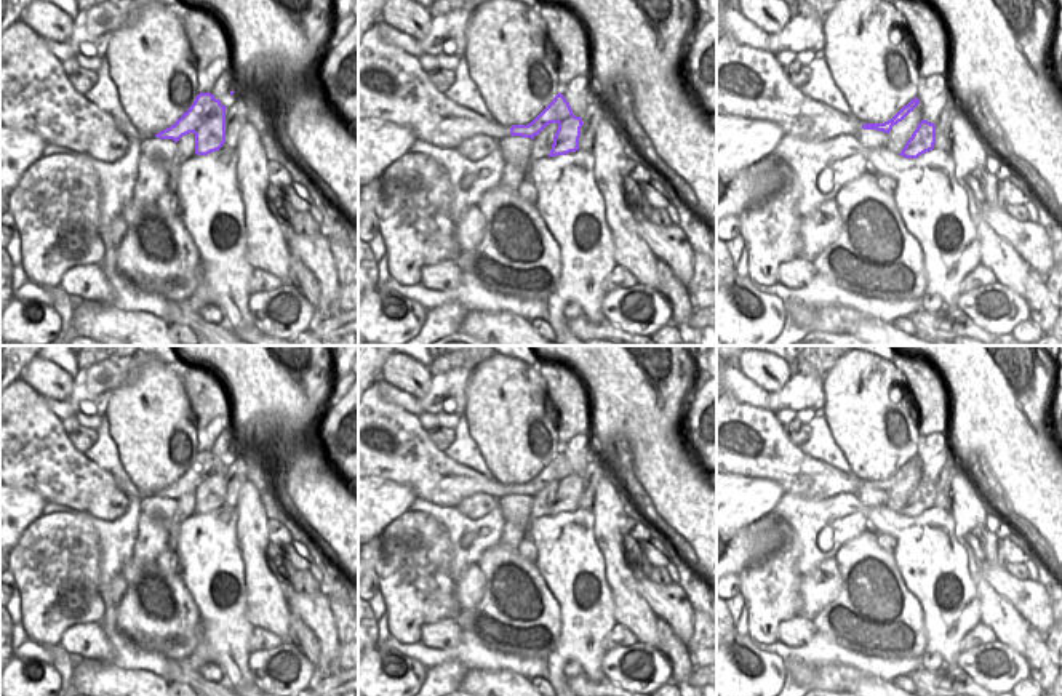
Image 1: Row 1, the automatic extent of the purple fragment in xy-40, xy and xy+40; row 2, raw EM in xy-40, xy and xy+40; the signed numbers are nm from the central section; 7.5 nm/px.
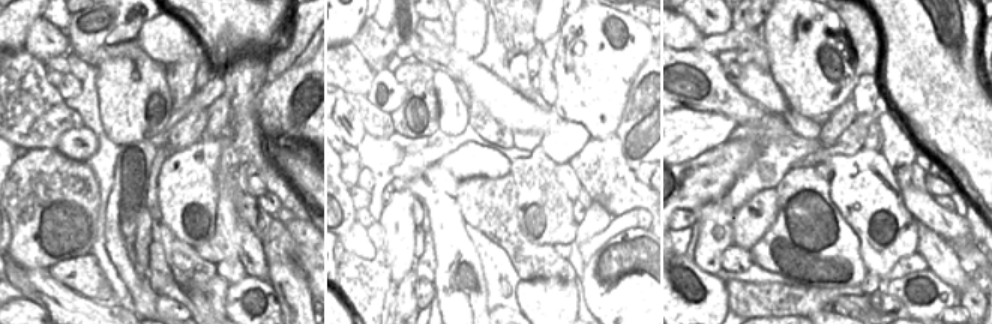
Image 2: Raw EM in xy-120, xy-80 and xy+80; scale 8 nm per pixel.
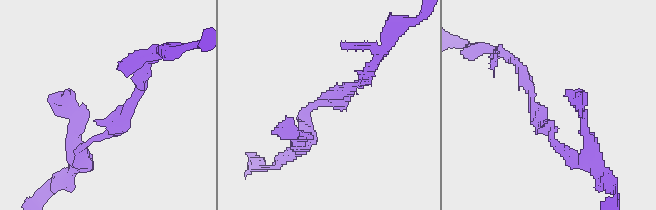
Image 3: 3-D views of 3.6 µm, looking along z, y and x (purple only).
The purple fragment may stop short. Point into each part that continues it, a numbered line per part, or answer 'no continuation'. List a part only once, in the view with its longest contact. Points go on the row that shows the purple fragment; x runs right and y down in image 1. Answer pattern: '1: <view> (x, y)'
no continuation

